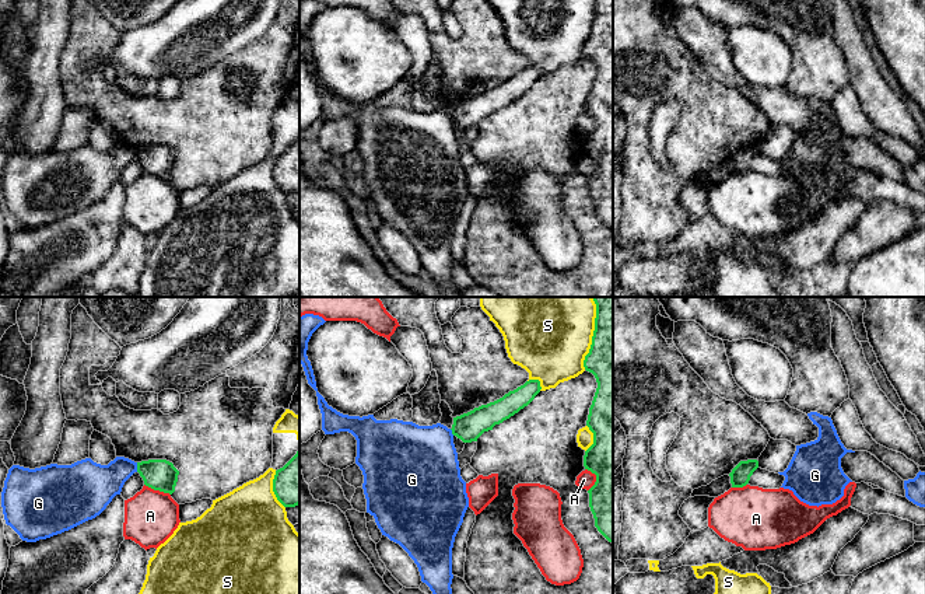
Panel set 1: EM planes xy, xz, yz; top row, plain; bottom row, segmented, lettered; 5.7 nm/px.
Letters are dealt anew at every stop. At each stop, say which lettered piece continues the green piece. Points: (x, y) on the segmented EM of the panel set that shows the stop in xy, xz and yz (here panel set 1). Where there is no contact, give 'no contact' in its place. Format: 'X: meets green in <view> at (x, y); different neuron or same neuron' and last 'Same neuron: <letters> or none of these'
A: meets green in xy at (157, 489); different neuron
G: meets green in xy at (137, 467); different neuron
S: meets green in xy at (273, 489); different neuron
Same neuron: none of these

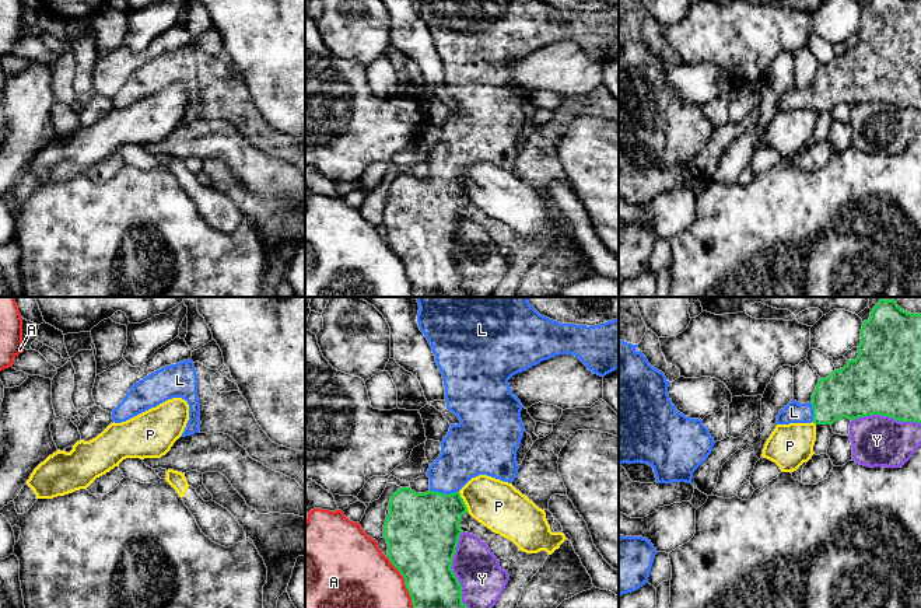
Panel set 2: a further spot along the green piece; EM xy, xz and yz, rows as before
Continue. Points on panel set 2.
A: meets green in xz at (405, 583); different neuron
L: meets green in xz at (444, 493); same neuron
P: meets green in xz at (463, 502); different neuron
Y: meets green in xz at (451, 569); different neuron
Same neuron: L

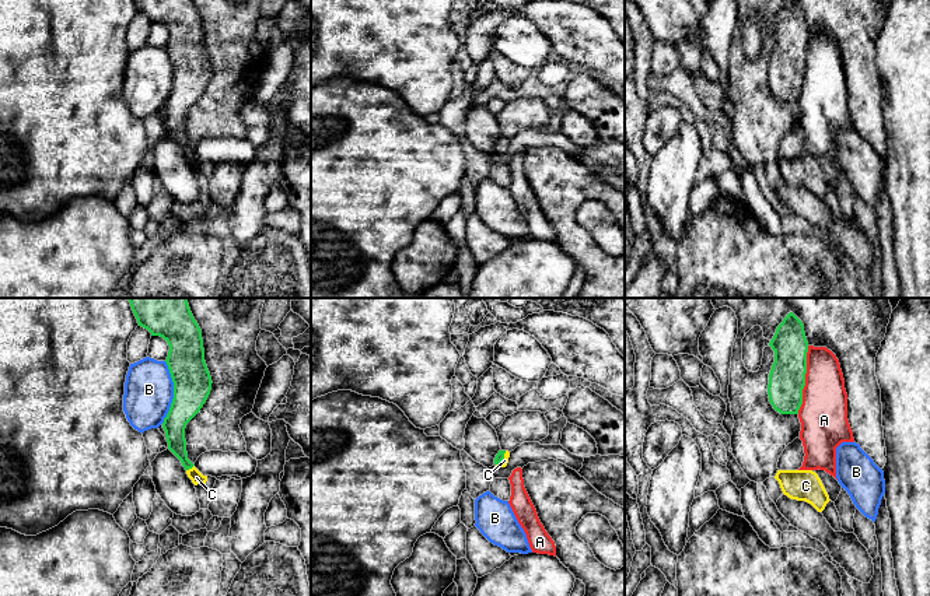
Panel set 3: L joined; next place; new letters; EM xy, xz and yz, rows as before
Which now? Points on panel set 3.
A: meets green in yz at (804, 379); different neuron
B: meets green in xy at (174, 392); different neuron
C: meets green in xy at (189, 467); same neuron
Same neuron: C

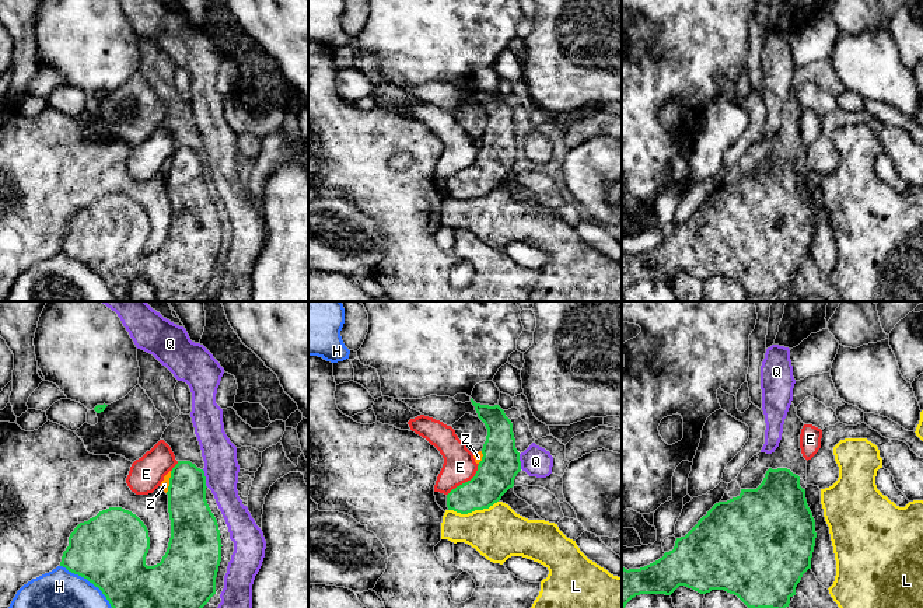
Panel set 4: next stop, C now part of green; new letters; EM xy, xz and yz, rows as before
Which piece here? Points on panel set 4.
E: meets green in xz at (465, 482); different neuron
H: meets green in xy at (88, 580); different neuron
L: meets green in xz at (472, 510); different neuron
Q: meets green in xy at (205, 478); different neuron
Z: meets green in xy at (170, 482); different neuron
Same neuron: none of these

